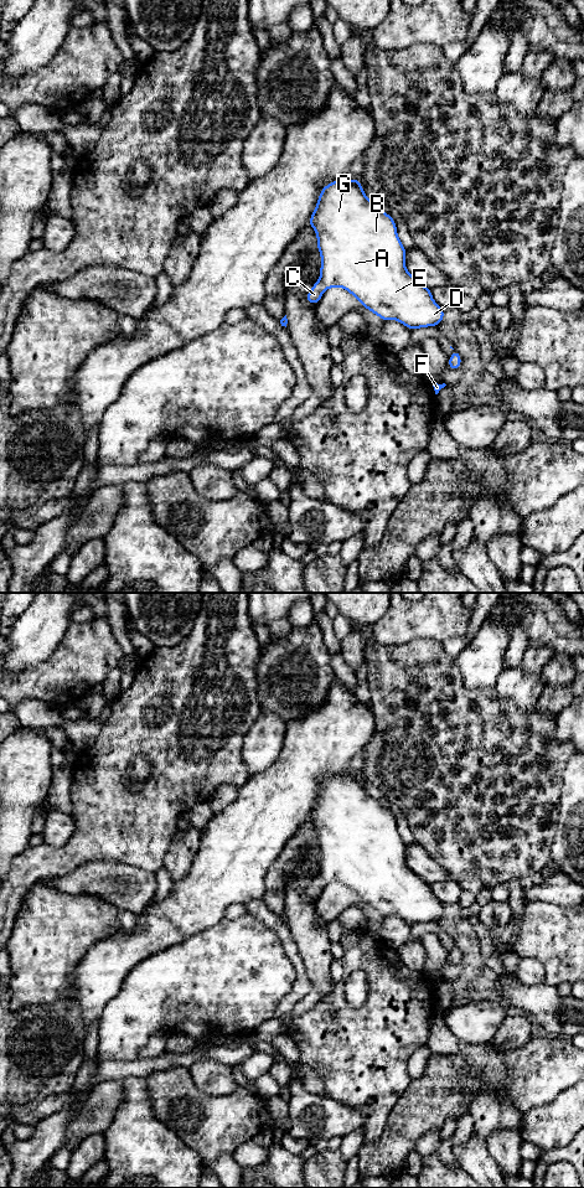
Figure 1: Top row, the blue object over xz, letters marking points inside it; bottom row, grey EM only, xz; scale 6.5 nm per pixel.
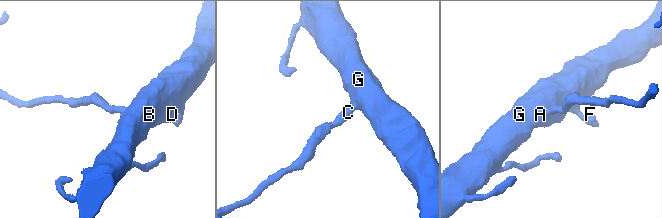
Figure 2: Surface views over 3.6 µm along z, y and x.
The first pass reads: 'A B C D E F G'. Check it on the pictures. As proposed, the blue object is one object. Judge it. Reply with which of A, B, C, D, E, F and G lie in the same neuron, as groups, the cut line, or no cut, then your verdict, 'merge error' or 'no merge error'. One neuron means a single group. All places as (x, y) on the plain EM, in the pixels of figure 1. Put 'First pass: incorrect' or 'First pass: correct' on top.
First pass: correct
A B C D E F G; no cut; no merge error

